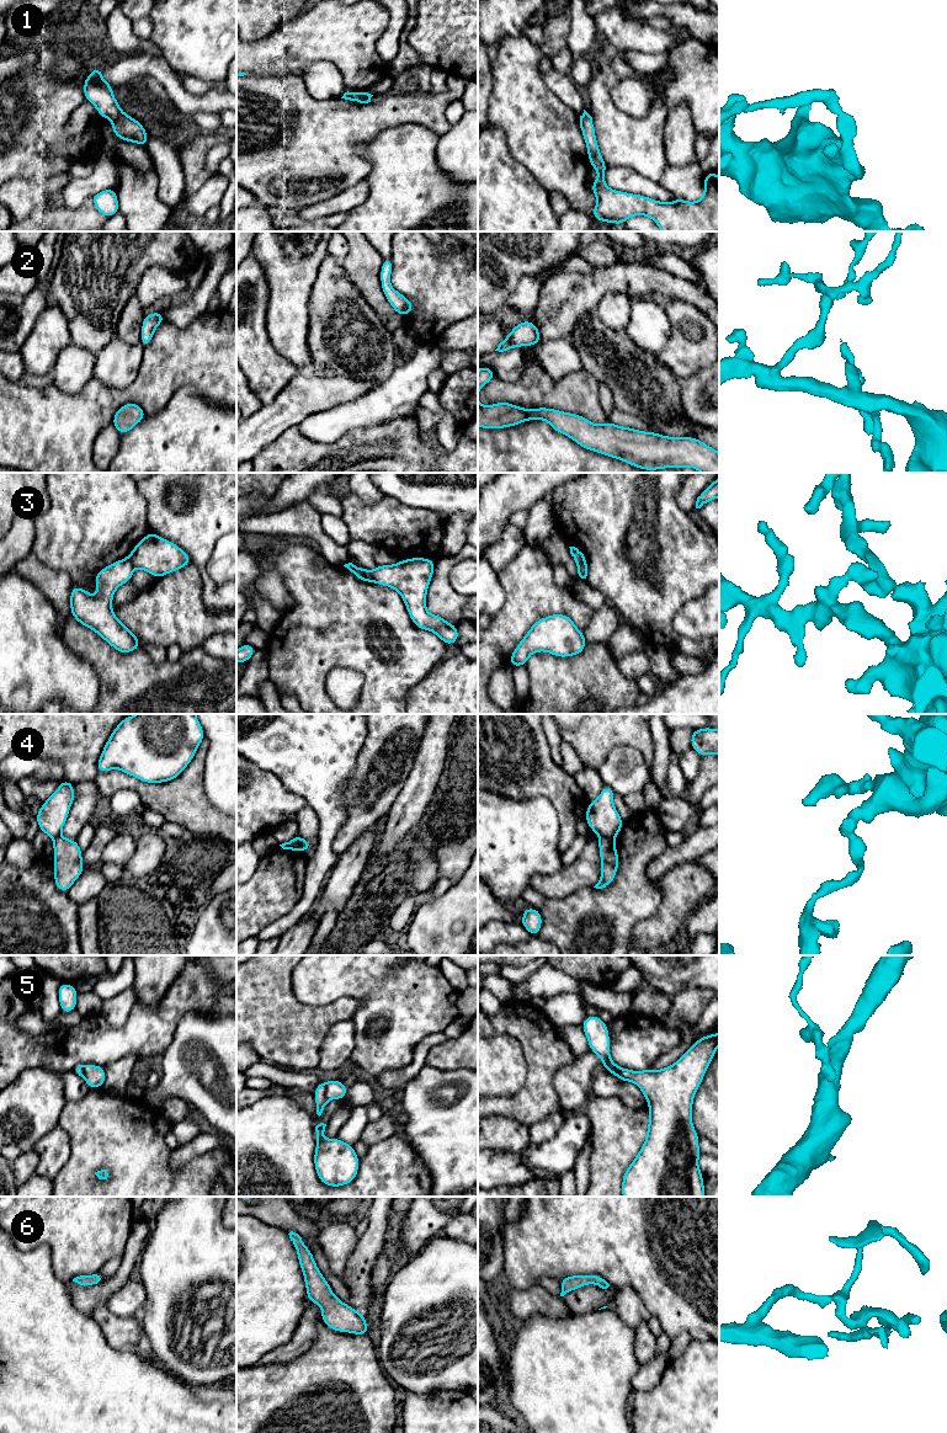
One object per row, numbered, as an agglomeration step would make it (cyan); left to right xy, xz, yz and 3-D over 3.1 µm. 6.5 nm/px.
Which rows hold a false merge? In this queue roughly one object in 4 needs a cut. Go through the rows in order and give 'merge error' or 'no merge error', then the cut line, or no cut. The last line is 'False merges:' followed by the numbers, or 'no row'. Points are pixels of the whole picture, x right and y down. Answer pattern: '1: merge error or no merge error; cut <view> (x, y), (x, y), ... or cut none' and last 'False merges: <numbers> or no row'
1: merge error; cut xy (122, 112), (112, 121)
2: no merge error; cut none
3: merge error; cut xy (127, 558), (134, 566)
4: merge error; cut xz (298, 836), (301, 850)
5: merge error; cut xz (325, 1082), (325, 1096), (328, 1098)
6: no merge error; cut none
False merges: 1, 3, 4, 5

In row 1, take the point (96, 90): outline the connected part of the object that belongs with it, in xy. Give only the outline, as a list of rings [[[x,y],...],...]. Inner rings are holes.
[[[101,66],[92,69],[90,75],[84,80],[85,100],[91,102],[102,118],[111,121],[117,119],[123,112],[116,101],[112,85],[102,78]]]

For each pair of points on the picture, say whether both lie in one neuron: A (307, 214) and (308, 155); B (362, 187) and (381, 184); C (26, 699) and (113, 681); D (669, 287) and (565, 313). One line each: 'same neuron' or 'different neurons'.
A: different neurons
B: different neurons
C: different neurons
D: same neuron

